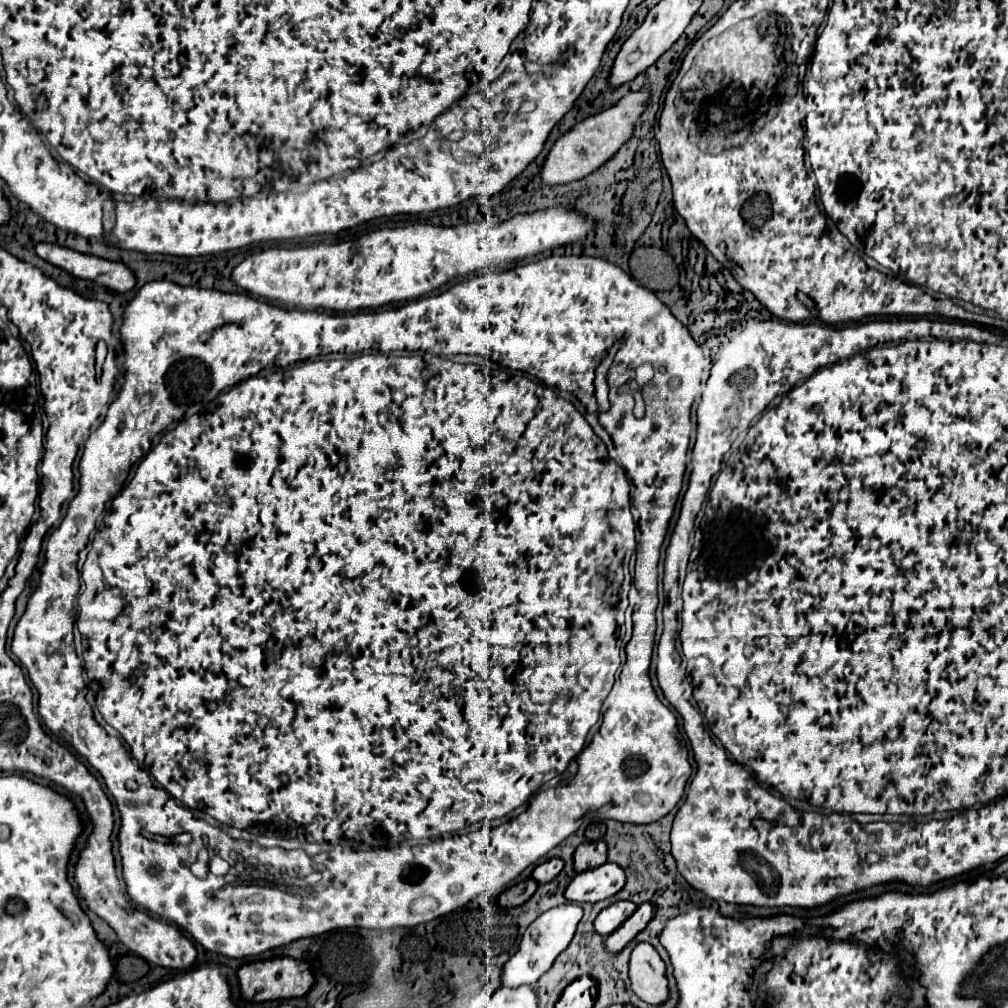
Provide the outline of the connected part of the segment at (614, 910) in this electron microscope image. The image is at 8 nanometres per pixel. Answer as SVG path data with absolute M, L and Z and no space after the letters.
M615 902L609 908L601 910L597 920L595 920L595 930L601 936L609 936L611 932L615 932L619 928L621 922L625 922L633 912L637 910L637 904L633 902Z

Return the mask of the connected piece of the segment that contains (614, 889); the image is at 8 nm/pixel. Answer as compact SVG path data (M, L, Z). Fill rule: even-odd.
M605 862L593 870L577 874L565 890L565 898L571 902L599 902L615 896L625 886L625 872L613 864Z

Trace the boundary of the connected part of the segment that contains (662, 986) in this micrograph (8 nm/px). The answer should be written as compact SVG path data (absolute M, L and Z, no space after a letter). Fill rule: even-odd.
M643 942L635 946L629 962L629 978L633 992L641 1000L653 1006L665 1004L669 1000L665 964L651 944Z

